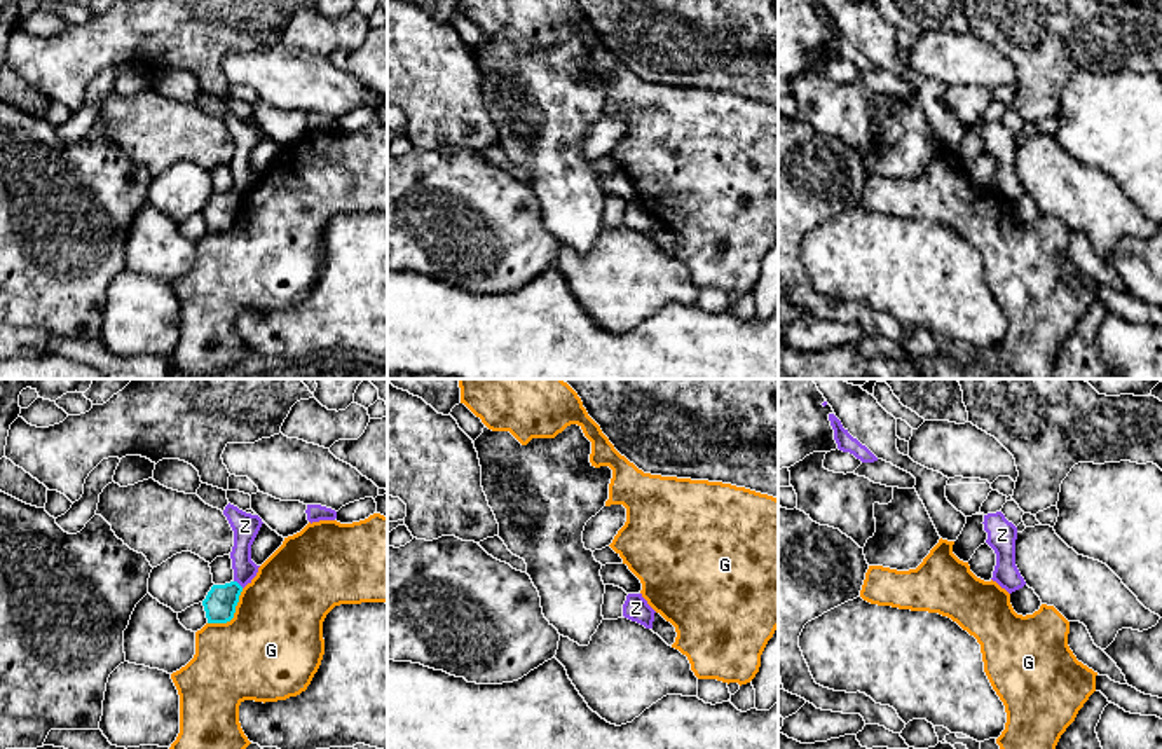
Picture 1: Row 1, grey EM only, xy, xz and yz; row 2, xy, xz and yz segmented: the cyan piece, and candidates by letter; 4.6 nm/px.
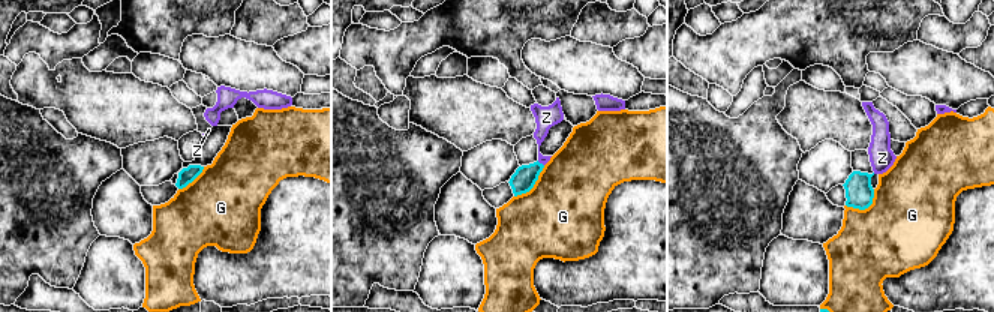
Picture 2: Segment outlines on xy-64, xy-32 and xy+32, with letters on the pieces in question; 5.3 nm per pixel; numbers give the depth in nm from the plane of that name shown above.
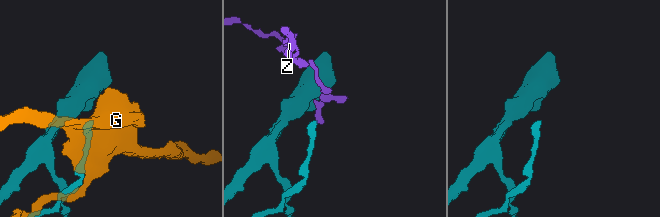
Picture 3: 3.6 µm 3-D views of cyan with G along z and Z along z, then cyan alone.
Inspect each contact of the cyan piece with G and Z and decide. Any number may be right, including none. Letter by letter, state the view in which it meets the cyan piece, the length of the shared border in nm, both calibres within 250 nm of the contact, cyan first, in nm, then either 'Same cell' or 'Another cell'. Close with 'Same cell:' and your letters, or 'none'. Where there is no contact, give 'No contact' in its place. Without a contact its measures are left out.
G: Touches cyan in xy. Shared border 240 nm. Thickness 150 nm (cyan) against 460 nm. Another cell
Z: Touches cyan in xy. Shared border 60 nm. Thickness 150 nm (cyan) against 110 nm. Another cell
Same cell: none

